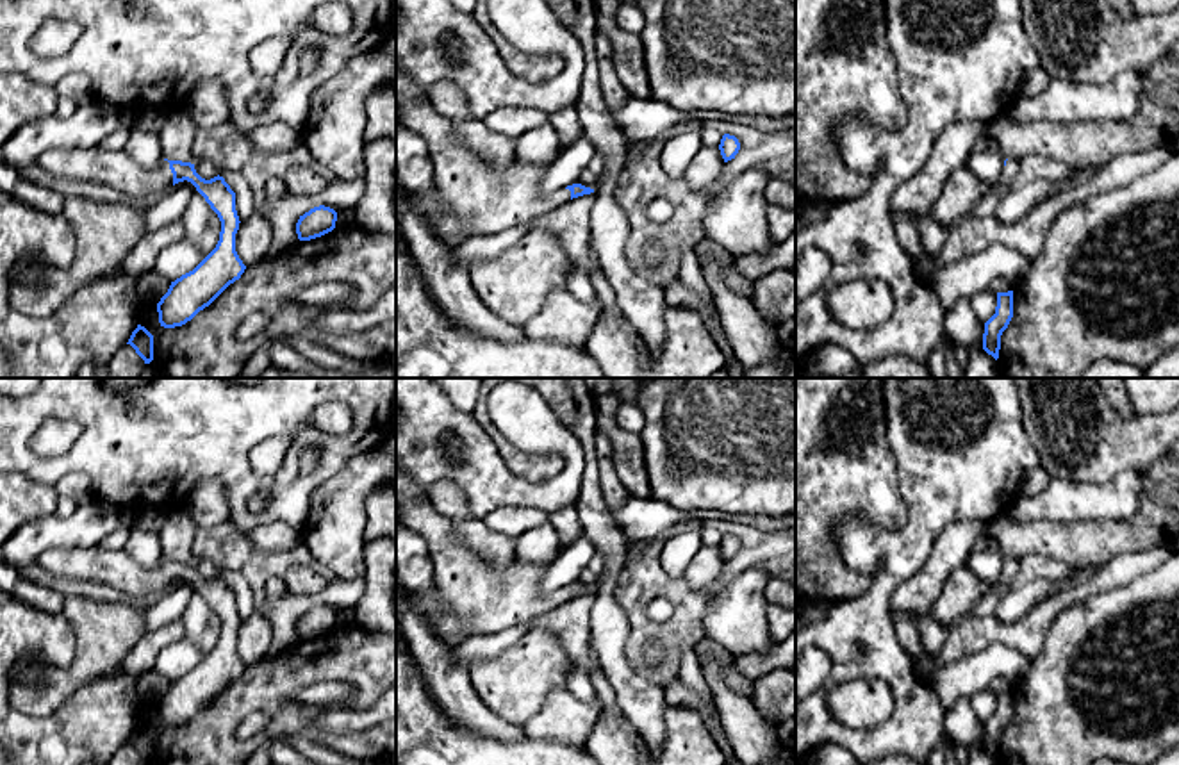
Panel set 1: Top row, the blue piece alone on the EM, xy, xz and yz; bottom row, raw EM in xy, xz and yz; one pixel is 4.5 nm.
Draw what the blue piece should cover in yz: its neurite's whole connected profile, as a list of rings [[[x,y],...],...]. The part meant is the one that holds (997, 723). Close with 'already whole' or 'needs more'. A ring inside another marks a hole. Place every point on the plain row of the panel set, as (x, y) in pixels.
[[[1013,690],[997,692],[995,713],[985,722],[983,749],[999,758],[1001,735],[1013,717]]] | already whole

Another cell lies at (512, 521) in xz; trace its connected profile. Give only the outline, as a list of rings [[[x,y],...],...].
[[[501,506],[487,514],[482,521],[492,531],[517,539],[526,530],[548,522],[548,514],[533,506]]]

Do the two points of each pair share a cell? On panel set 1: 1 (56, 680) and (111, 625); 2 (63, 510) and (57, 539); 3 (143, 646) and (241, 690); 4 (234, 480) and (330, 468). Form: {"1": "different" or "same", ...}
{"1": "same", "2": "different", "3": "different", "4": "same"}

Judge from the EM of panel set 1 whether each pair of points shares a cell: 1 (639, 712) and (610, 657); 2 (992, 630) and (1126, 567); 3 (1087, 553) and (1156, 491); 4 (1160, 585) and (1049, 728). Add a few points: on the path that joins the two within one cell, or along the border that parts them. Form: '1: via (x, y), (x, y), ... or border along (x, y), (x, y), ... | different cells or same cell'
1: via (630, 698), (618, 671) | same cell
2: via (1026, 632), (1056, 603), (1092, 587) | same cell
3: via (1108, 537), (1126, 535), (1149, 512) | same cell
4: via (1117, 610), (1087, 626), (1071, 646), (1062, 685) | same cell

